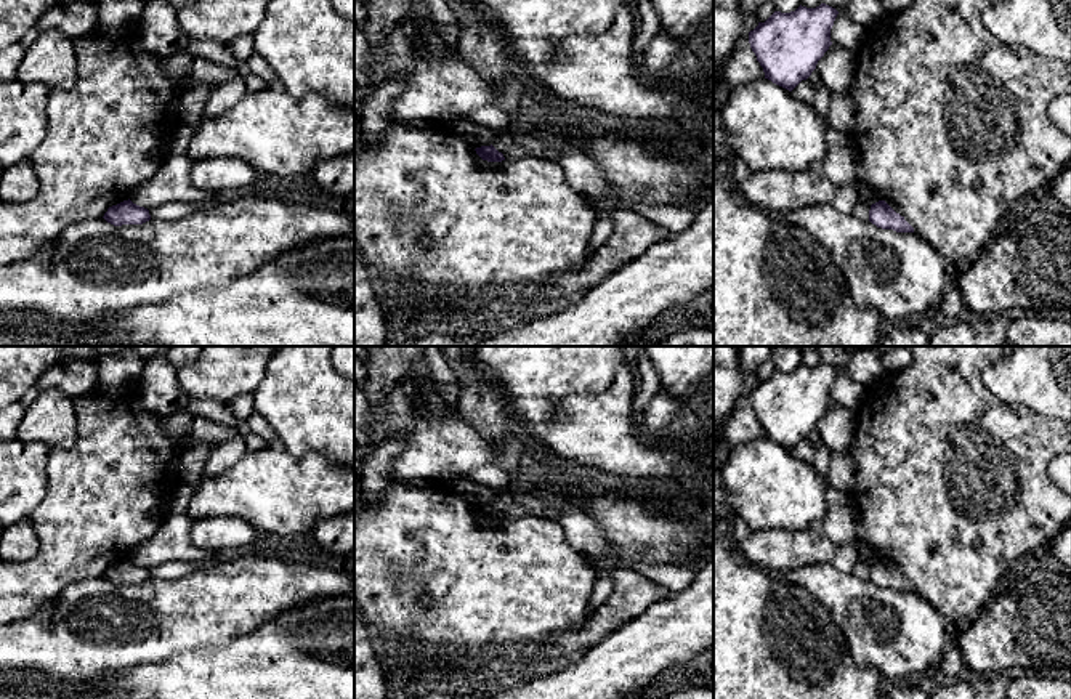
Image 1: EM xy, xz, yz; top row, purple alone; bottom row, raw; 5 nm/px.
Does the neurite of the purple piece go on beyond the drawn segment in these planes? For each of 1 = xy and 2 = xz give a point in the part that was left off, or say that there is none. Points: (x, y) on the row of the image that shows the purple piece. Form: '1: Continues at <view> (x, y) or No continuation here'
1: No continuation here
2: No continuation here

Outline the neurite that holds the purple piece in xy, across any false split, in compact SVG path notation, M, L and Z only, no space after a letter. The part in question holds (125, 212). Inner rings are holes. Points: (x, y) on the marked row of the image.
M130 199L107 208L103 216L114 226L143 224L151 220L149 210L133 204Z

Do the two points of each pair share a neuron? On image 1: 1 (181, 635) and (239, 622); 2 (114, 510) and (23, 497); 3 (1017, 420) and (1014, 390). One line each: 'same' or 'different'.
1: same
2: different
3: different

